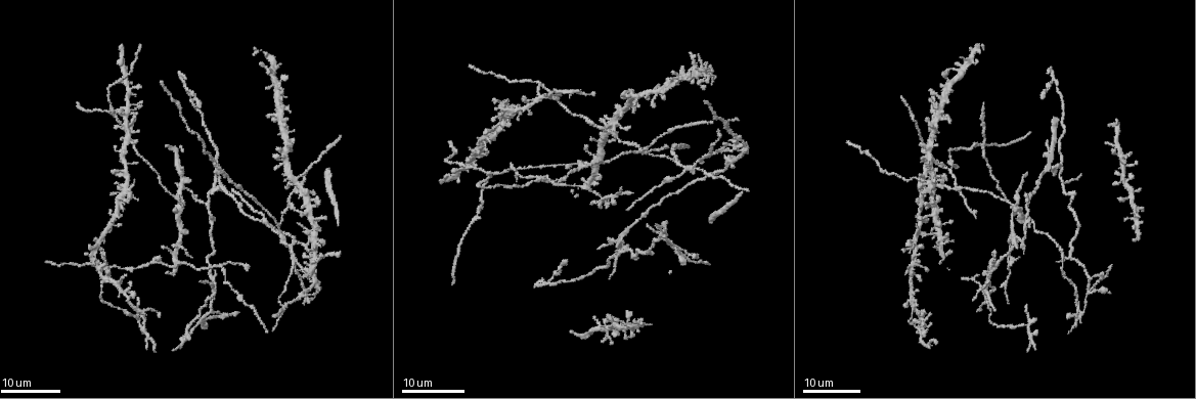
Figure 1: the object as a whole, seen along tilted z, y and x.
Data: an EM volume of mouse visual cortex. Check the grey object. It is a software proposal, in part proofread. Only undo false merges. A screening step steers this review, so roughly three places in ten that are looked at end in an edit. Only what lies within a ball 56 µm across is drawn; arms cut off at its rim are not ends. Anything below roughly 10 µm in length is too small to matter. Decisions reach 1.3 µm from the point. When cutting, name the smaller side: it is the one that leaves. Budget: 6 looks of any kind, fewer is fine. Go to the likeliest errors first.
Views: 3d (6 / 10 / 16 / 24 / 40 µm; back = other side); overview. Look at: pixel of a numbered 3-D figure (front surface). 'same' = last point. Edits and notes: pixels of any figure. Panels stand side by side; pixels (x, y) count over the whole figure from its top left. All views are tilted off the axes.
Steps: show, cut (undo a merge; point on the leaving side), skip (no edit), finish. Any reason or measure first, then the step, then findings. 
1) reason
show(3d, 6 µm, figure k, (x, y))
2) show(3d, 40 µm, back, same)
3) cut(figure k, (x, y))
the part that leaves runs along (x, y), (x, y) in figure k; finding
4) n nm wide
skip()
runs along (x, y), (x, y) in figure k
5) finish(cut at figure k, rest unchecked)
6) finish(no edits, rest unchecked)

four-way junction
show(3d, 24 µm, figure 1, (952, 170))

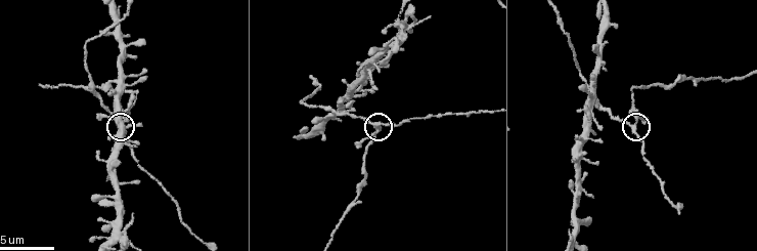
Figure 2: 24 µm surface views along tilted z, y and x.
closer look
show(3d, 6 µm, figure 2, (636, 125))

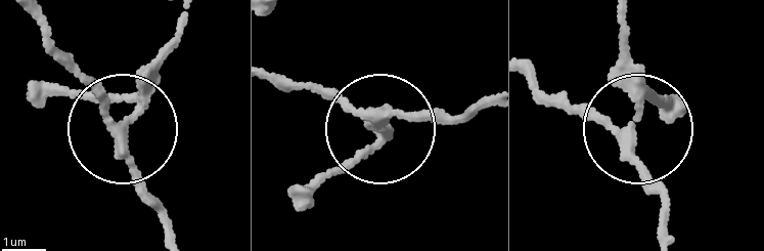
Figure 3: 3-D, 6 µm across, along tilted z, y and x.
show(3d, 6 µm, back, figure 3, (628, 131))

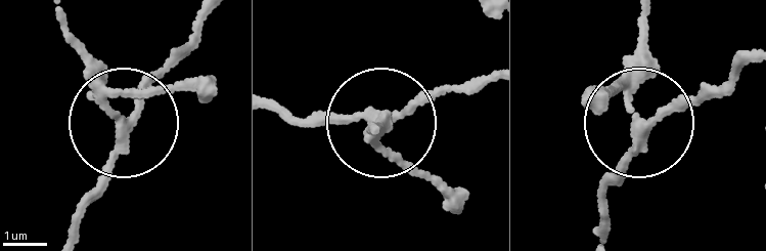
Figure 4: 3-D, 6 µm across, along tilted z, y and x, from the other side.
4 arms
cut(figure 4, (96, 76))
two neurons meet here

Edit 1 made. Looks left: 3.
small branch off a trunk
show(3d, 24 µm, figure 1, (1015, 203))

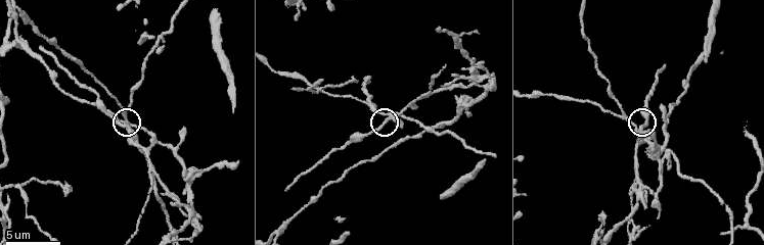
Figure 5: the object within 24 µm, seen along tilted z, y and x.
closer look
show(3d, 10 µm, figure 5, (384, 117))

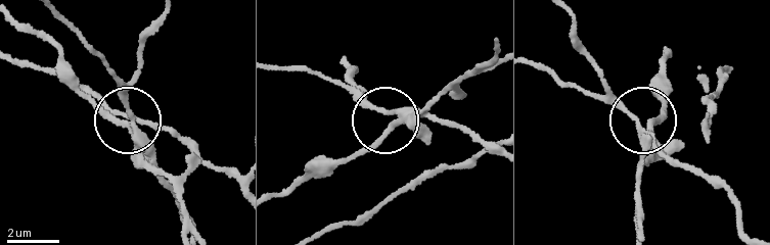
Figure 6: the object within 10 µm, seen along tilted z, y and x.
show(3d, 10 µm, back, figure 6, (649, 122))

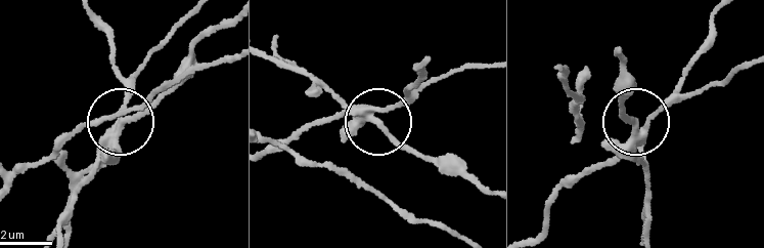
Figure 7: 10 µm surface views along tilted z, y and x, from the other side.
230 nm wide
cut(figure 7, (138, 118))
the part that leaves runs along (364, 113), (271, 57) in figure 7; two neurons meet here

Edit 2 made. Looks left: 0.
finish(cut at figure 4, cut at figure 7, rest unchecked)

